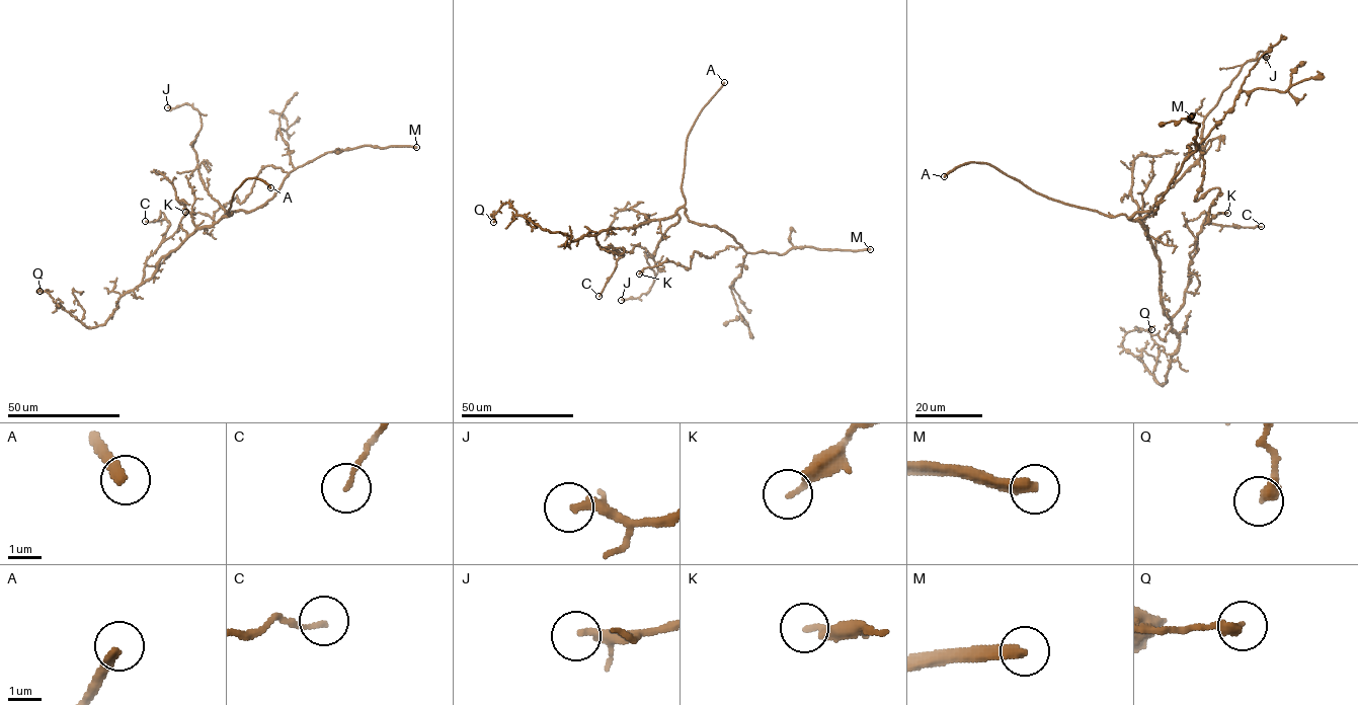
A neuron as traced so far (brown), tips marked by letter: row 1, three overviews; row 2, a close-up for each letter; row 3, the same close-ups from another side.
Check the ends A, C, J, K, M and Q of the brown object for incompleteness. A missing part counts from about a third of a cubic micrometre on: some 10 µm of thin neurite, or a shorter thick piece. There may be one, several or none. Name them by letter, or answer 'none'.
M

